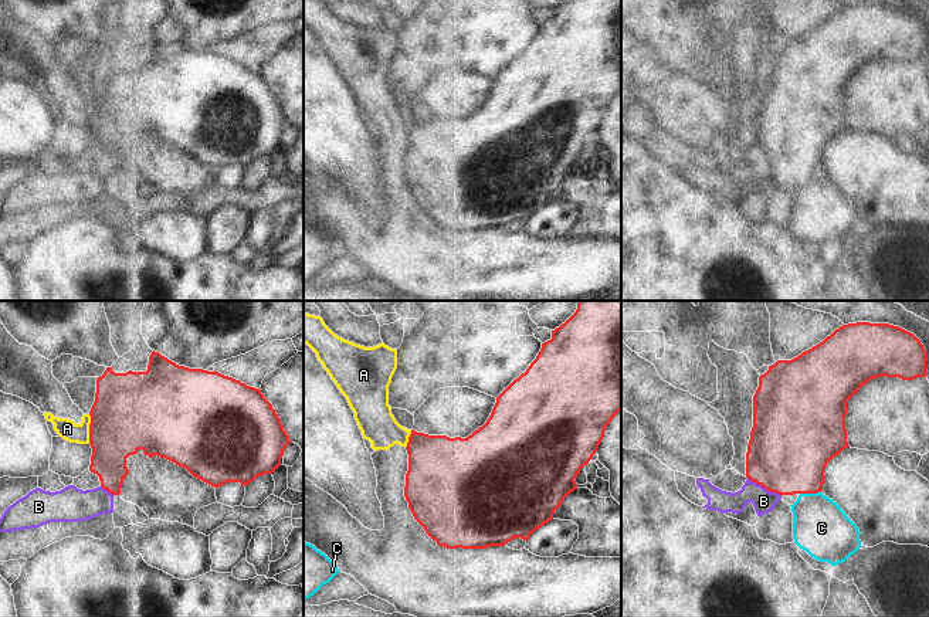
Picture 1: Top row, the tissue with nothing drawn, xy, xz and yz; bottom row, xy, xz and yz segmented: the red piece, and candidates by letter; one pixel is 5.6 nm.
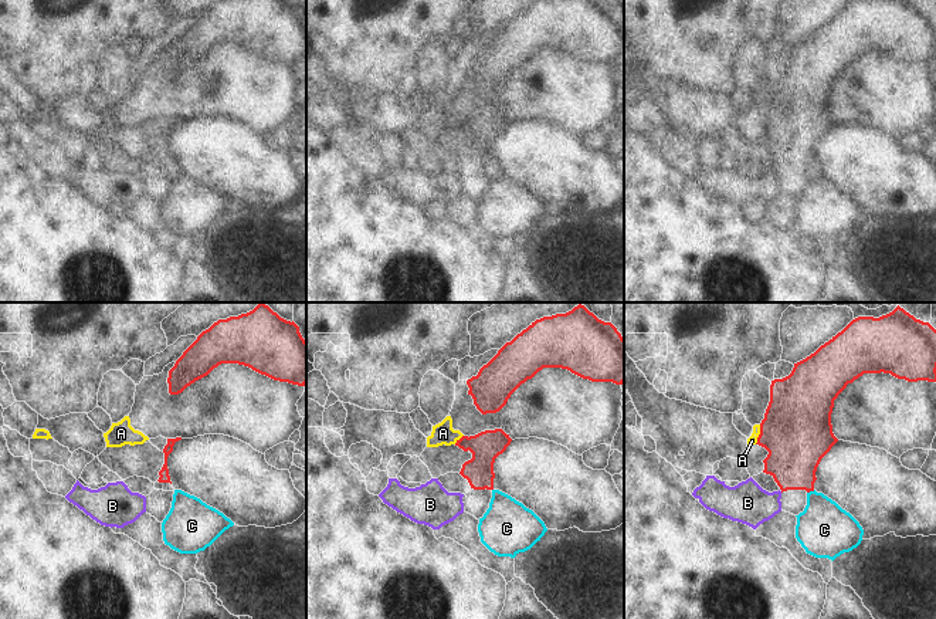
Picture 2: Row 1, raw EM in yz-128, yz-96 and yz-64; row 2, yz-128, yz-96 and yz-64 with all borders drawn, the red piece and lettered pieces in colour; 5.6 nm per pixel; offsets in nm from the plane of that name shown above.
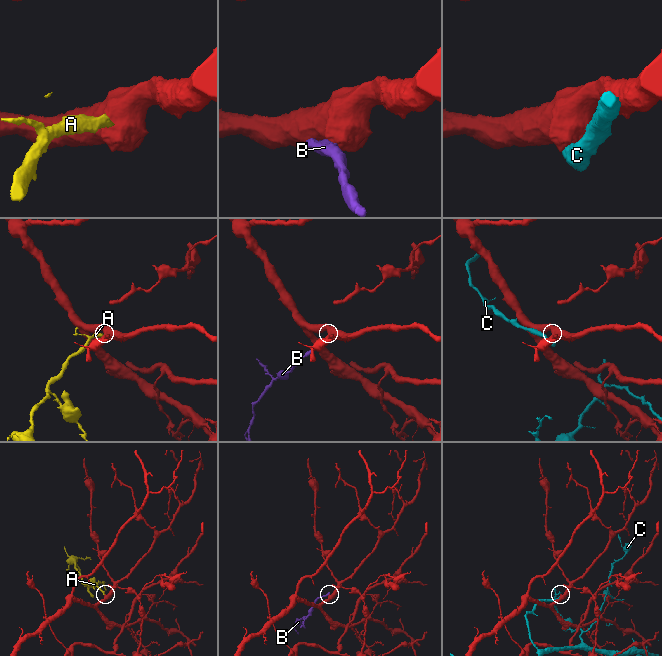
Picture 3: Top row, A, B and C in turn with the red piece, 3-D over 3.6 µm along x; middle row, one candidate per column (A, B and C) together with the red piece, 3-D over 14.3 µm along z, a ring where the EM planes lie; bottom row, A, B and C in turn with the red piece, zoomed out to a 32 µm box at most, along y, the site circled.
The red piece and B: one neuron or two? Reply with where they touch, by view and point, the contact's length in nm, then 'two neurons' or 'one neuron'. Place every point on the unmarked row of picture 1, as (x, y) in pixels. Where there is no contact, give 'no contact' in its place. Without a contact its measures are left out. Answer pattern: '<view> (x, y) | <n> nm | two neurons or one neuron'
yz (765, 170) | 220 nm | two neurons

